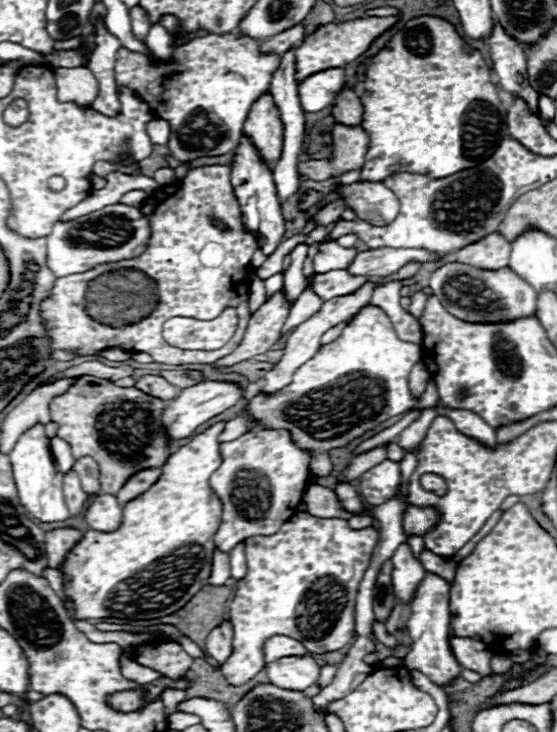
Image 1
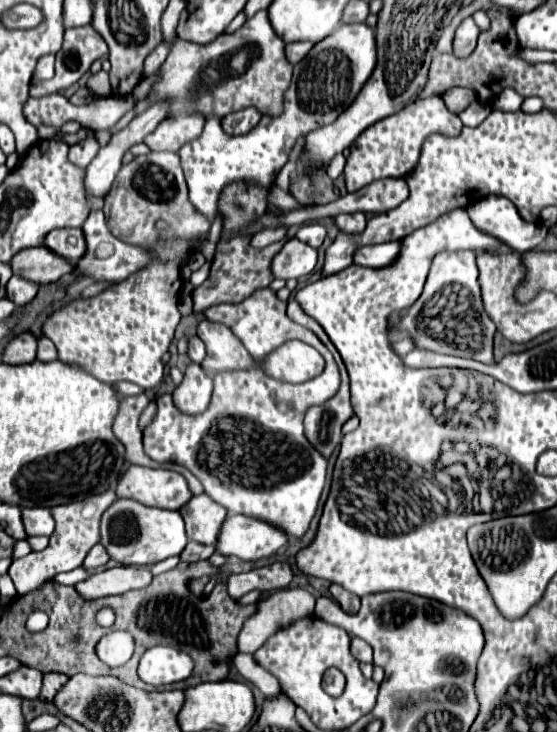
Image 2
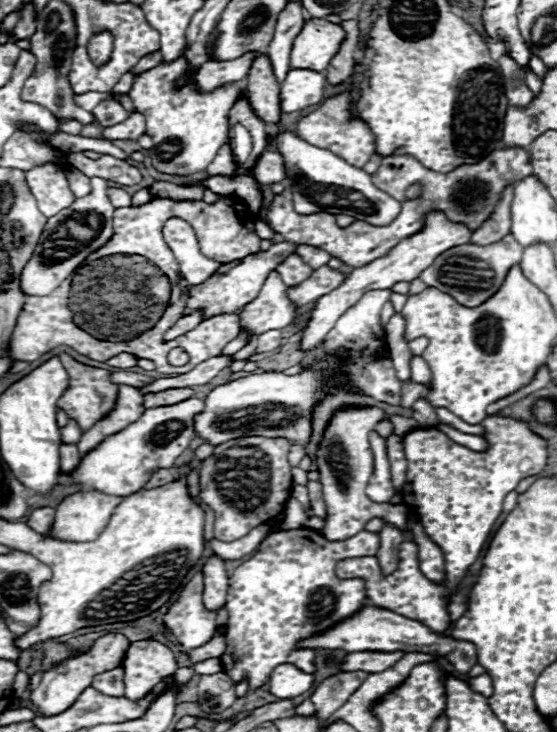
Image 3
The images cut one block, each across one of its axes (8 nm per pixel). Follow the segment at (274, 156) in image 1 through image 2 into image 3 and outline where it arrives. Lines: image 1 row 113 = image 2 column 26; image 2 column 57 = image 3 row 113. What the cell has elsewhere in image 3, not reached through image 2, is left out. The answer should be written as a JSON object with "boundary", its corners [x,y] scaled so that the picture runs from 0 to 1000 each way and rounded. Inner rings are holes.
{"boundary":[[[470,74],[456,82],[445,101],[445,142],[456,156],[481,169],[503,167],[503,117],[485,93],[485,82]]]}

